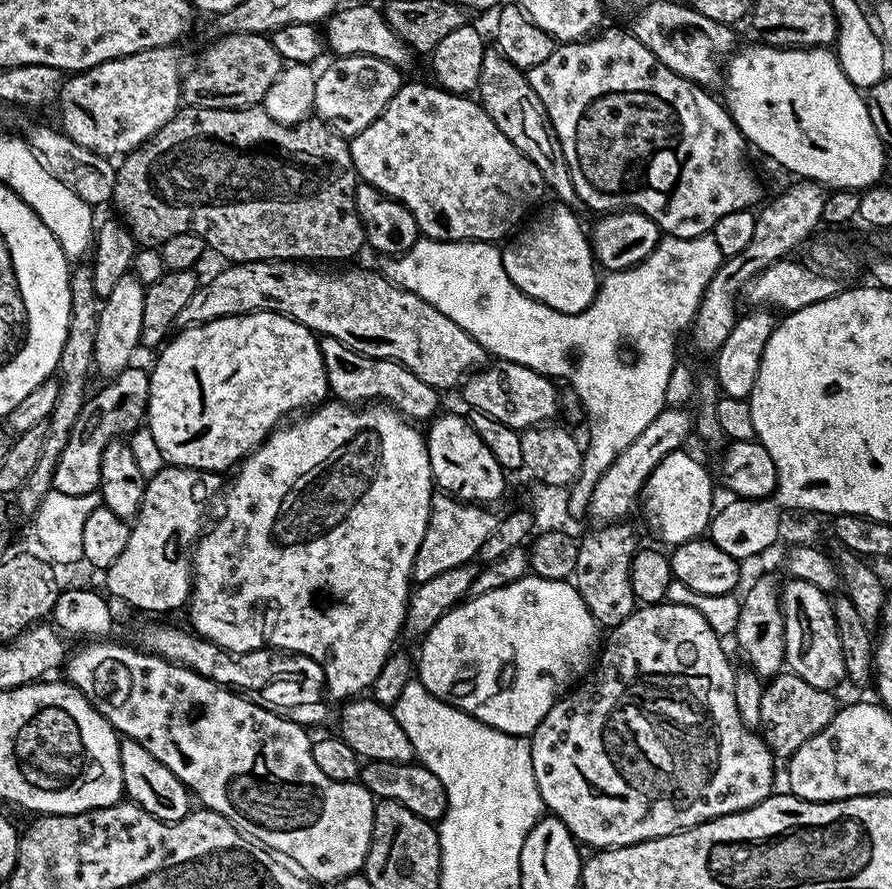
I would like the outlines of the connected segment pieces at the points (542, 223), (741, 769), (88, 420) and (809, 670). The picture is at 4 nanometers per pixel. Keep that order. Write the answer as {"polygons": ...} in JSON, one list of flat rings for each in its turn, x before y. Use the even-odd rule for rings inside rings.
{"polygons":[[[552,202,536,217,533,215,503,245,500,253,506,274,518,290,525,292,532,300,561,310,588,307,598,287,598,268,586,228,580,225,579,218,572,212,575,211,569,205]],[[661,602,637,607,618,627,607,633,598,652,598,663,591,669,590,675,561,696,546,714,546,718,542,718,542,722,532,732,530,743,534,782,538,782,545,809,551,815,557,816,581,845,589,844,589,849,592,850,625,848,631,844,640,844,644,840,669,836,731,812,753,808,767,796,773,795,772,783,776,780,777,757,768,747,763,735,745,725,739,716,735,701,736,672,720,644,723,644,721,637,716,635,710,622,706,622,706,618,702,618,702,614,698,614,698,610,690,606]],[[129,366,107,381,105,388,89,395,84,408,78,414,78,422,74,422,74,430,70,430,70,438,66,442,66,450,58,458,58,466,54,470,52,487,64,494,86,495,97,491,100,486,99,467,102,463,102,452,107,444,125,434,131,434,141,427,148,410,148,378,149,373,135,366]],[[789,579,782,588,782,611,784,614,784,659,787,667,795,676,800,676,810,686,831,689,832,684,845,679,844,659,840,645,840,631,836,628,836,619,829,593,823,592,805,580]]]}

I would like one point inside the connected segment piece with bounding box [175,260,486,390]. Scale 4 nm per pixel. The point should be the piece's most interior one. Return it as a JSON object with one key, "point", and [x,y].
{"point":[366,311]}

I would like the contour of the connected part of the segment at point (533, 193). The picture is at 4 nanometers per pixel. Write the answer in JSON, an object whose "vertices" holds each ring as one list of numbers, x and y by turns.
{"vertices":[[429,82,429,84,401,83,400,88,394,94,394,98,390,98,386,110,382,110,382,114,378,118,374,118,374,122,370,122,370,126,366,126,366,130,362,130,356,136,351,137,350,147,357,177,363,183,374,186,379,192,384,192,390,198,406,205,410,214,414,214,421,233,430,240,503,241,529,215,528,207,540,195,545,195,546,192,546,185,538,166,534,166,534,162,530,162,530,158,526,158,526,154,522,154,522,150,518,150,518,146,514,146,514,142,510,142,510,138,506,138,506,134,502,134,502,130,498,130,498,126,494,126,490,114,486,114,486,110,480,103,467,95,448,92,432,82]]}

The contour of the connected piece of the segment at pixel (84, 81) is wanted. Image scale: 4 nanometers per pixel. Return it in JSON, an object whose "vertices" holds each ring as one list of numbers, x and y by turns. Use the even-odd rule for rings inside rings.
{"vertices":[[174,49,142,50,69,75,58,89,59,127,78,146,86,146,99,156,120,158,140,147,181,107,182,67]]}

